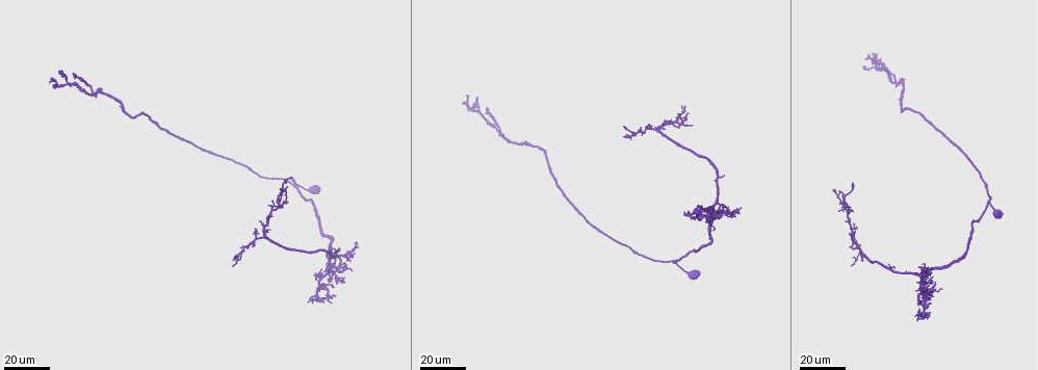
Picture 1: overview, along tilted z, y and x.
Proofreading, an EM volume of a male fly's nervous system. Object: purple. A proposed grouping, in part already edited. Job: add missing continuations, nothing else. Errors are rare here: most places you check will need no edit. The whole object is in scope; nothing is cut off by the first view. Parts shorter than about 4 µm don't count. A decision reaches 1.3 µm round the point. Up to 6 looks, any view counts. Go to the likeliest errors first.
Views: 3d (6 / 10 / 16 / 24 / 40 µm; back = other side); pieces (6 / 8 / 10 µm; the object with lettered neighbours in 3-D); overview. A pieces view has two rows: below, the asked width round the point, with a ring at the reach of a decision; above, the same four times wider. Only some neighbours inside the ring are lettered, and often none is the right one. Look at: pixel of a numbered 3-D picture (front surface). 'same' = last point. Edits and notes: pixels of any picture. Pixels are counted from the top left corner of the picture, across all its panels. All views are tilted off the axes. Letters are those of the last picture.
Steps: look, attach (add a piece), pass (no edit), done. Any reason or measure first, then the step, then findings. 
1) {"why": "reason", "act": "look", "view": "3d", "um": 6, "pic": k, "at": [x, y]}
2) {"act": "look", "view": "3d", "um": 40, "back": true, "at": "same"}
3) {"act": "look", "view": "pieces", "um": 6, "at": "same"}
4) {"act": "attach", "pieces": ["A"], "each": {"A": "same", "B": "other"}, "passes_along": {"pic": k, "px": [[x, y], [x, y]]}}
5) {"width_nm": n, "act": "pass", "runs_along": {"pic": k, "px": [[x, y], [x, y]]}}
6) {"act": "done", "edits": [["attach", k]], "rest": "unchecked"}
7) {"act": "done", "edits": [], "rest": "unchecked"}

{"why": "thin end", "act": "look", "view": "3d", "um": 24, "pic": 1, "at": [917, 302]}

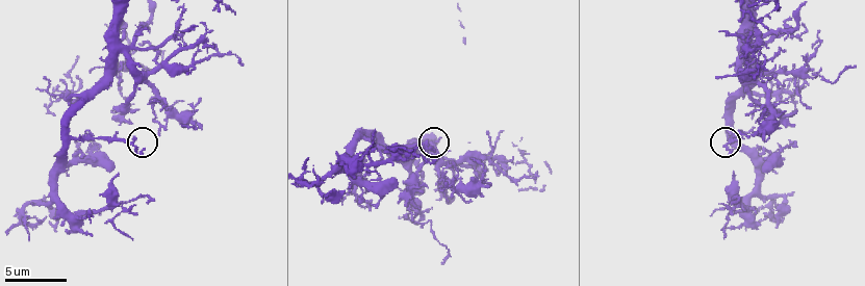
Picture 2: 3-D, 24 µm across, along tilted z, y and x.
{"act": "look", "view": "pieces", "um": 10, "pic": 2, "at": [431, 149]}

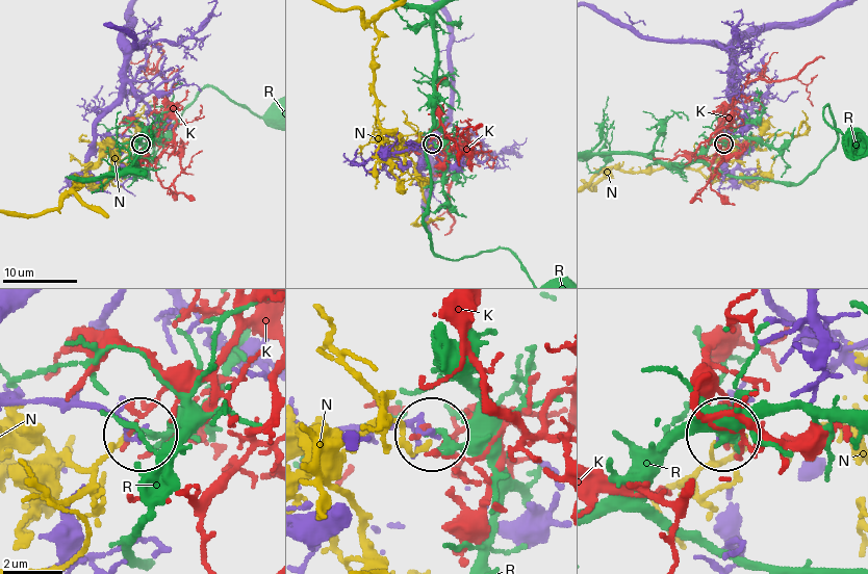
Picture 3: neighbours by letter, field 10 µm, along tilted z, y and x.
{"act": "pass", "each": {"K": "other", "N": "other", "R": "other"}, "found": "none of them fits"}

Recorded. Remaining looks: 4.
{"why": "free end", "act": "look", "view": "3d", "um": 24, "pic": 1, "at": [464, 102]}

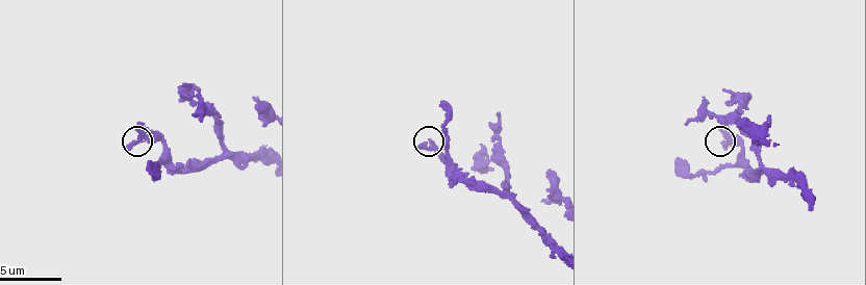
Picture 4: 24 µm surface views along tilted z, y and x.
{"act": "look", "view": "pieces", "um": 10, "pic": 4, "at": [727, 147]}

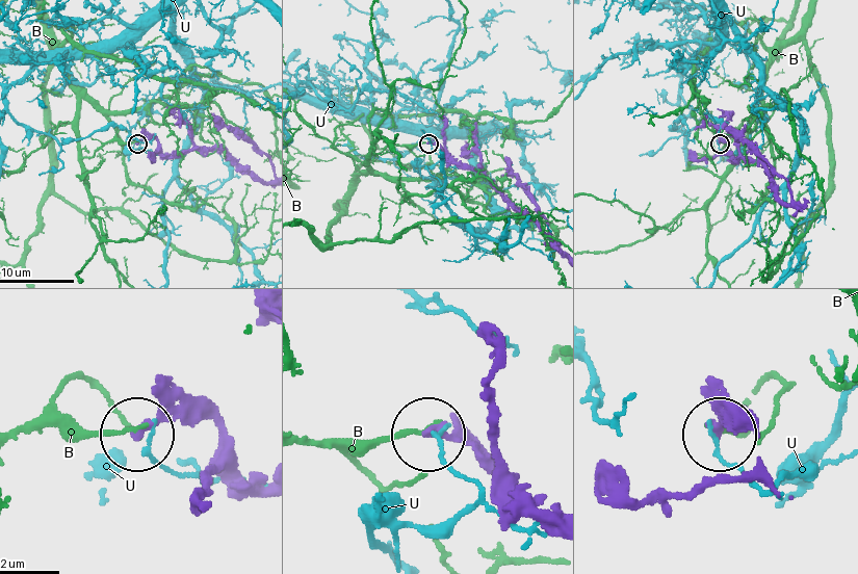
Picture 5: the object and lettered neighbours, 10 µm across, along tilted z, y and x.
{"width_nm": 280, "act": "pass", "each": {"B": "other", "U": "other"}, "found": "no lettered piece goes on from it"}

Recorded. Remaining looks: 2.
{"why": "end of a long branch", "act": "look", "view": "pieces", "um": 8, "pic": 4, "at": [740, 123]}

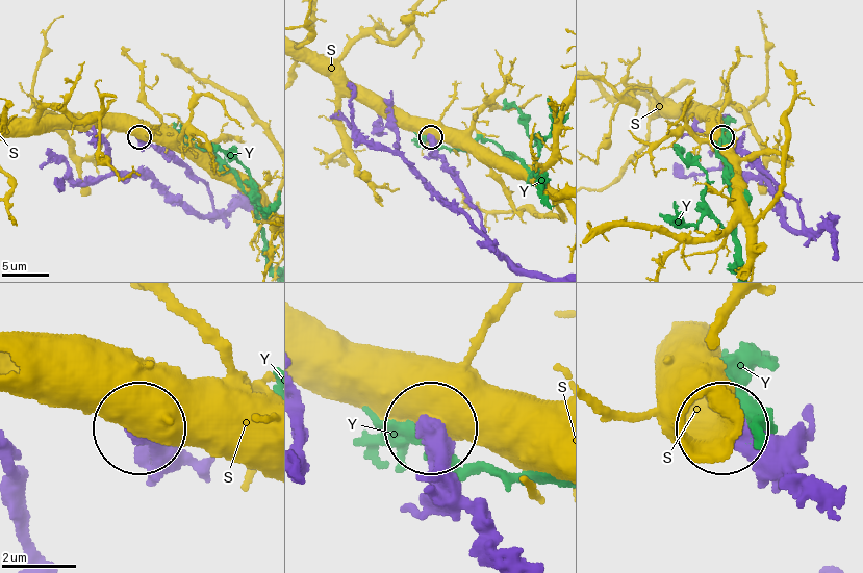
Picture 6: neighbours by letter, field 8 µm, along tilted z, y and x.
{"act": "pass", "each": {"S": "other", "Y": "other"}, "runs_along": {"pic": 6, "px": [[503, 537], [453, 475], [431, 430]]}, "found": "none of them fits"}

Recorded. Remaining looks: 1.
{"act": "done", "edits": [], "rest": "unchecked"}

